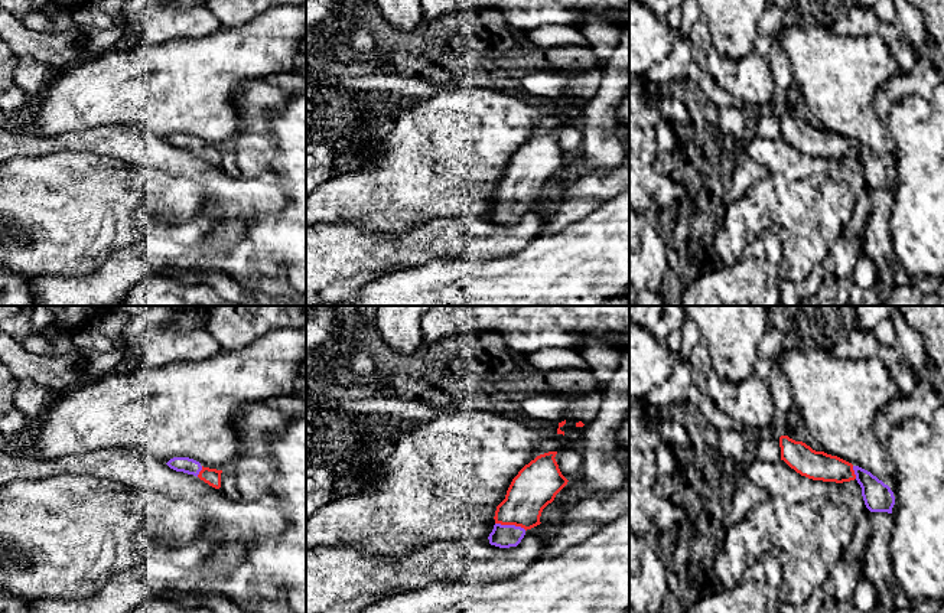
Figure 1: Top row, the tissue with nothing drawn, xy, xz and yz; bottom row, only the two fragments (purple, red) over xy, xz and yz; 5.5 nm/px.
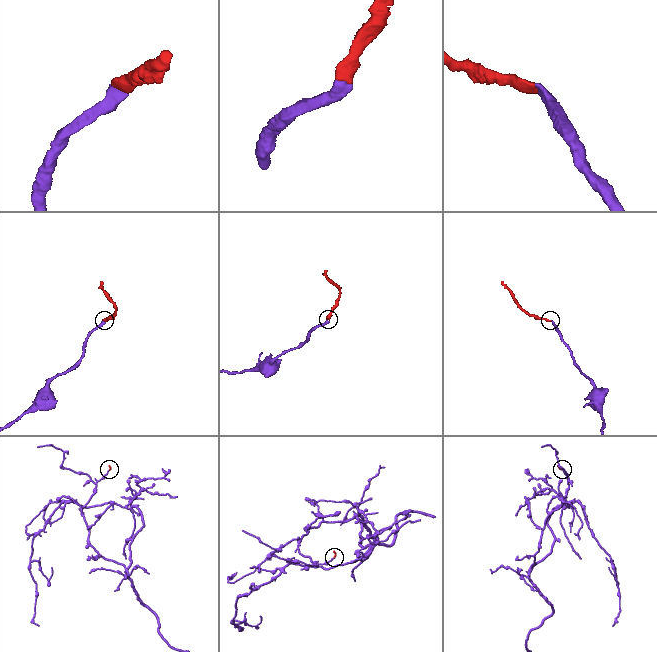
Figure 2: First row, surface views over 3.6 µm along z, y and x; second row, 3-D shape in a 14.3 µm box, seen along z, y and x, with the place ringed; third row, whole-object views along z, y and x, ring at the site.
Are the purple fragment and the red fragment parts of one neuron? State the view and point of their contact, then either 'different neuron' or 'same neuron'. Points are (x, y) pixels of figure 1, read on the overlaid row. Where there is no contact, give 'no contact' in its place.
meets purple in xz at (511, 525); same neuron

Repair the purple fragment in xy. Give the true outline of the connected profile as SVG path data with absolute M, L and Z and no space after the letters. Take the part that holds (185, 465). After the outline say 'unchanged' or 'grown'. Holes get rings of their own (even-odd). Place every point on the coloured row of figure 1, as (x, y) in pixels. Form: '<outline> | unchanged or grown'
M173 457L166 464L176 472L193 475L215 489L221 488L222 470L204 467L199 462L189 457Z | grown

